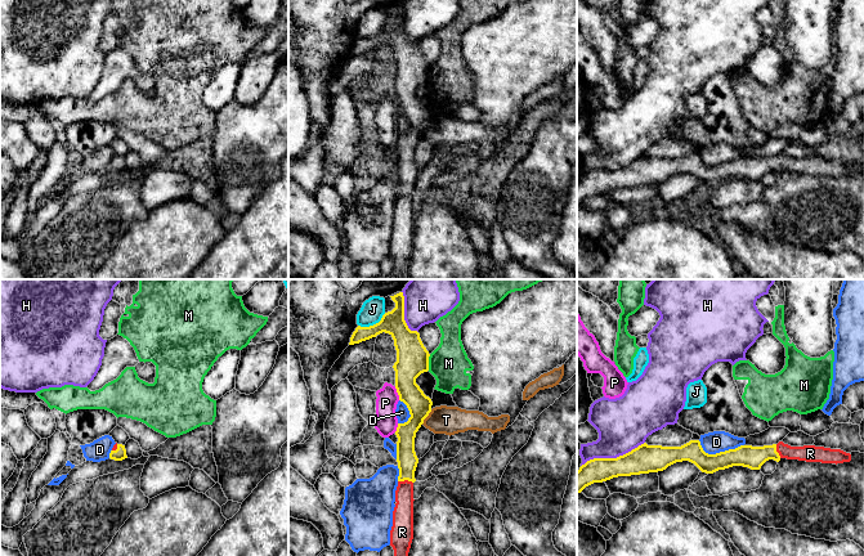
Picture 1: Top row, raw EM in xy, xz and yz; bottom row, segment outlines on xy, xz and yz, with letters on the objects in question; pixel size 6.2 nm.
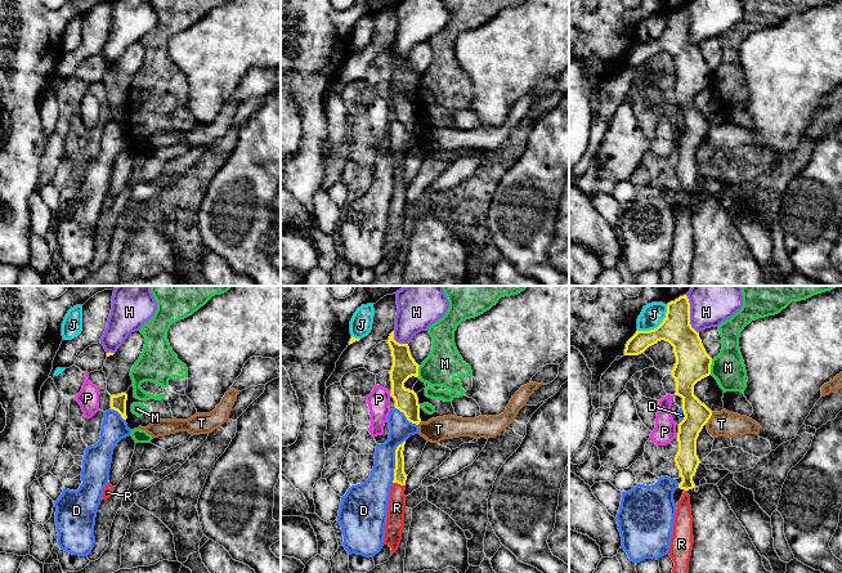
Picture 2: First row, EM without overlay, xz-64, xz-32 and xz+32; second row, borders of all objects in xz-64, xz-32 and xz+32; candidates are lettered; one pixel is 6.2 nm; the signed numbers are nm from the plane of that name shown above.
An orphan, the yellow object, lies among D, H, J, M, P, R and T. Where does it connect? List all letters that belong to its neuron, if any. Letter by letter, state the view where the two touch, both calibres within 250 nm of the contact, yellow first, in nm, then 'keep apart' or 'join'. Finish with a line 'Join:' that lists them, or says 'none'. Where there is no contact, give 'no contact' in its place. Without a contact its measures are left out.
D: meets yellow in yz; 140 nm thick on the yellow side, 140 nm on the other; keep apart
H: meets yellow in yz; 180 nm thick on the yellow side, 340 nm on the other; keep apart
J: meets yellow in xz; 170 nm thick on the yellow side, 140 nm on the other; keep apart
M: meets yellow in xz; 200 nm thick on the yellow side, 240 nm on the other; keep apart
P: meets yellow in xz; 200 nm thick on the yellow side, 150 nm on the other; keep apart
R: meets yellow in xz; 130 nm thick on the yellow side, 130 nm on the other; join
T: meets yellow in xz; 150 nm thick on the yellow side, 180 nm on the other; keep apart
Join: R

